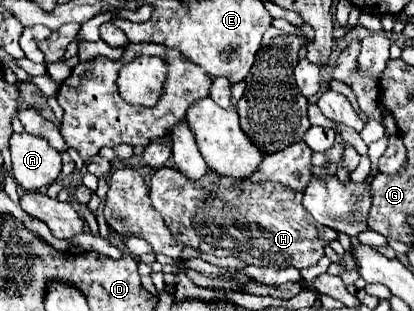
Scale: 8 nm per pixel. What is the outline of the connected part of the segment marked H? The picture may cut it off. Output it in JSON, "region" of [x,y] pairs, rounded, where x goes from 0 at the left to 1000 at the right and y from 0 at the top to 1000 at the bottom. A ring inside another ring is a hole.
{"region":[[[386,540],[367,566],[362,592],[362,637],[372,650],[372,669],[391,682],[401,727],[411,733],[415,759],[464,791],[483,810],[517,817],[517,823],[565,823],[575,836],[589,836],[594,849],[614,855],[657,855],[657,862],[691,862],[710,855],[720,868],[763,855],[768,836],[783,823],[783,791],[797,772],[812,772],[812,746],[802,746],[792,727],[768,720],[725,656],[729,624],[720,611],[705,611],[676,585],[609,585],[609,579],[570,579],[551,566],[531,566],[517,547],[507,547],[493,572],[478,572],[464,585],[459,572],[444,572],[435,547],[425,540]]]}

